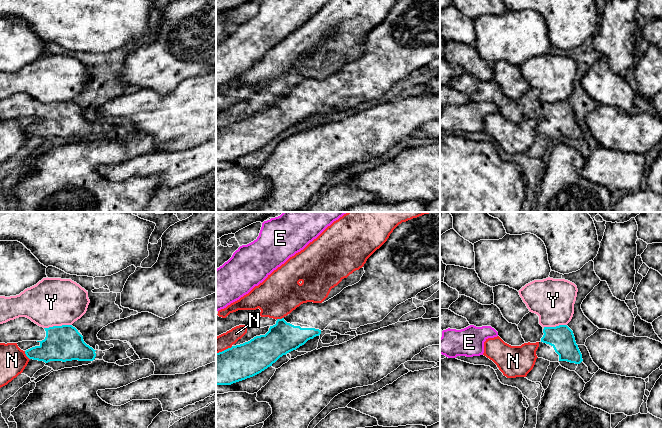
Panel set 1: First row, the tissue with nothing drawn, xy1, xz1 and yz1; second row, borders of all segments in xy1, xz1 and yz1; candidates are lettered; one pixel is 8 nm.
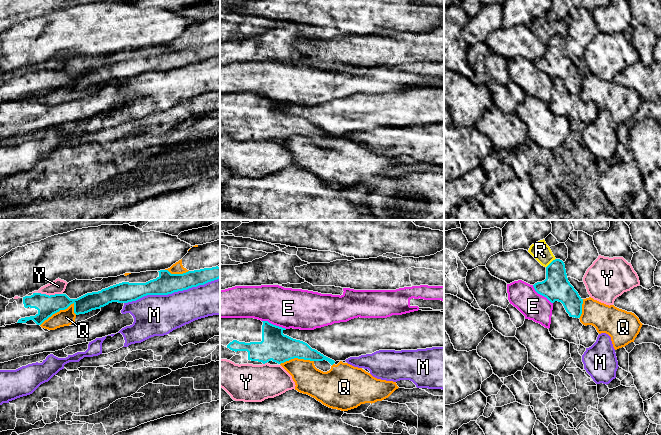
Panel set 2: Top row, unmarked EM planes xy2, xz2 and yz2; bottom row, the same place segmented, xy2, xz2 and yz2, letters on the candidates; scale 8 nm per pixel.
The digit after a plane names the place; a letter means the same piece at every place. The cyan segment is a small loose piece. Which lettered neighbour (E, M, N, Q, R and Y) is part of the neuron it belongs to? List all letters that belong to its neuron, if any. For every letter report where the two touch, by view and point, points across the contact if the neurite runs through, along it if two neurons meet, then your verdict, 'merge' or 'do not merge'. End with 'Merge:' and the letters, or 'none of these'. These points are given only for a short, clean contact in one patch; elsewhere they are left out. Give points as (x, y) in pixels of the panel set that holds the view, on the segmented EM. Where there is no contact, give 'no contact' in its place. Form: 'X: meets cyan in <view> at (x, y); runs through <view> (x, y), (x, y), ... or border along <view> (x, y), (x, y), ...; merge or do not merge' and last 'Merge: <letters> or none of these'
E: meets cyan in xz2 at (274, 325); do not merge
M: meets cyan in xy2 at (171, 293); do not merge
N: meets cyan in xy1 at (26, 355); do not merge
Q: meets cyan in xy2 at (57, 311); do not merge
R: meets cyan in yz2 at (550, 263); do not merge
Y: meets cyan in xy1 at (57, 326); do not merge
Merge: none of these

